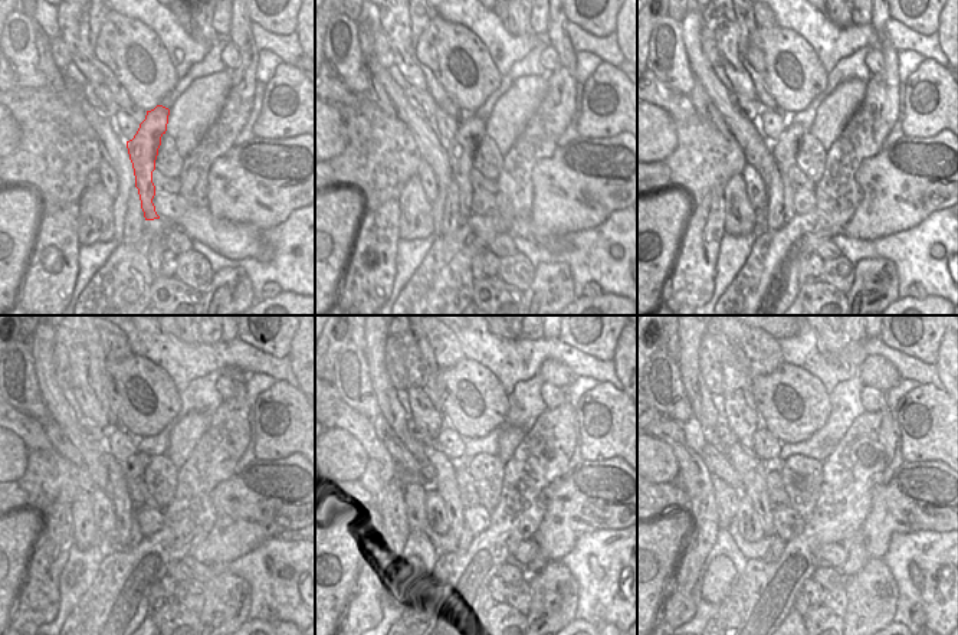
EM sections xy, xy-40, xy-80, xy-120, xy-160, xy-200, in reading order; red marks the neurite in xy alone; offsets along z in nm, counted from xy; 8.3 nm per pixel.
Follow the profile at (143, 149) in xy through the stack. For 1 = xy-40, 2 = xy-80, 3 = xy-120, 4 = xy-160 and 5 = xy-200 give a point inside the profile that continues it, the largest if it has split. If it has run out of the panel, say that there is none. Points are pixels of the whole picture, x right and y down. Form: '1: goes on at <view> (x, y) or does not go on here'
1: goes on at xy-40 (462, 149)
2: goes on at xy-80 (784, 149)
3: goes on at xy-120 (137, 467)
4: goes on at xy-160 (455, 546)
5: goes on at xy-200 (777, 547)

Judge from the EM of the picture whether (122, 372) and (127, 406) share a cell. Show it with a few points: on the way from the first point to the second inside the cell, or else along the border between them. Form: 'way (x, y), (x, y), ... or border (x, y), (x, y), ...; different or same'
way (124, 380), (127, 398); same

